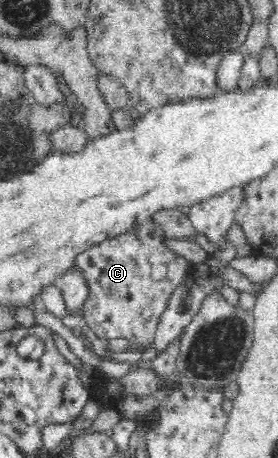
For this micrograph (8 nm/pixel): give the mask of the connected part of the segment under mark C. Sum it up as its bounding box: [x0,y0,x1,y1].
[74,218,197,354]

